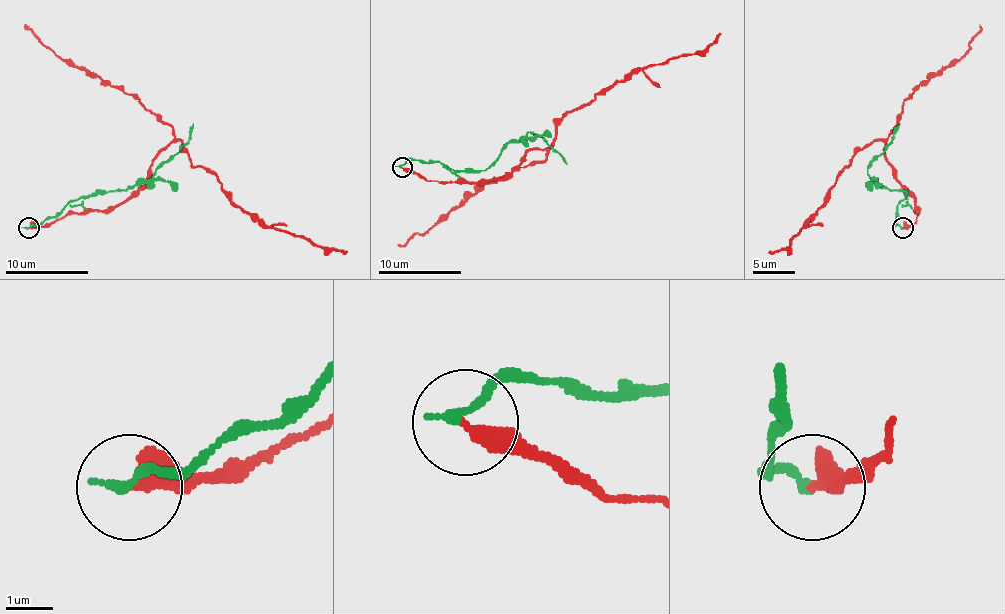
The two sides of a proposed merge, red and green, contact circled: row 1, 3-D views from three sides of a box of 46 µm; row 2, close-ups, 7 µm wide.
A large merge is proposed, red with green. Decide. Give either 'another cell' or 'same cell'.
another cell

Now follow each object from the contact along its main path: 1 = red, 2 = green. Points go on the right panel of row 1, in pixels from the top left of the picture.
1: (903, 227), (918, 215), (916, 198), (897, 180), (880, 140), (845, 167), (789, 246), (768, 252)
2: (903, 227), (895, 225), (897, 207), (905, 192), (882, 188), (868, 173), (868, 167), (895, 138), (899, 123)

